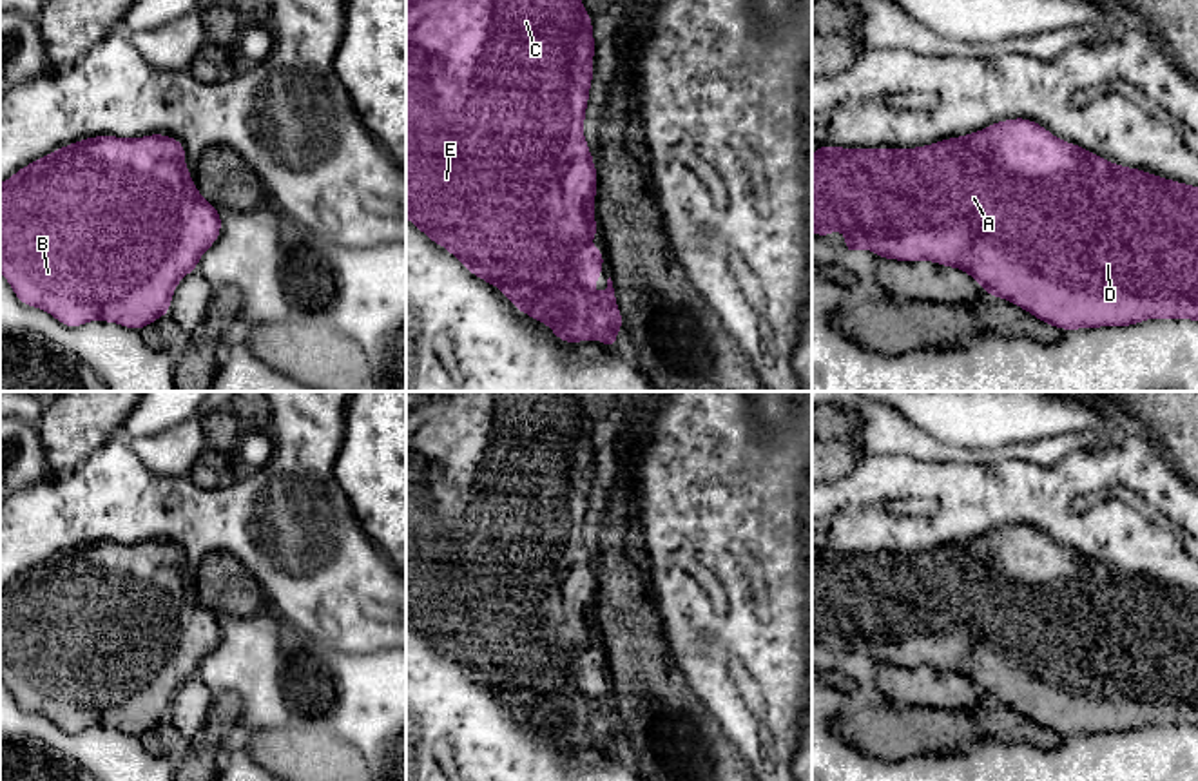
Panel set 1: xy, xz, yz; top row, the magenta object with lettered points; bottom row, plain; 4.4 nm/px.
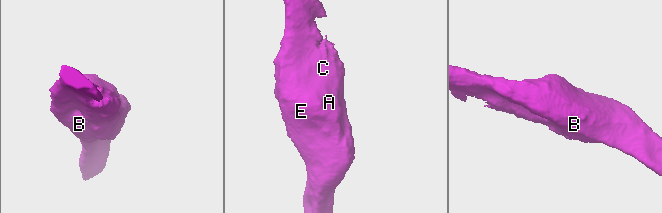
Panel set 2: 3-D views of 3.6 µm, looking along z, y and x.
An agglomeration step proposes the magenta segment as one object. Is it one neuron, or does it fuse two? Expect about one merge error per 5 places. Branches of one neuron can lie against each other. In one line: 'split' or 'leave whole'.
leave whole

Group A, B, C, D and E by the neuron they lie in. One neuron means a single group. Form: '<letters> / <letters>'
A B C D E

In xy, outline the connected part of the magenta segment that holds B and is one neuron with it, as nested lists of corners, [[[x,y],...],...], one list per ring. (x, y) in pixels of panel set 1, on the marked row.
[[[103,134],[56,149],[0,183],[0,274],[11,284],[16,299],[25,306],[45,310],[69,328],[82,326],[89,321],[107,321],[129,330],[141,330],[167,315],[178,283],[198,268],[199,257],[221,234],[221,212],[199,194],[192,174],[187,170],[185,156],[185,145],[167,134],[149,134],[136,140]]]

